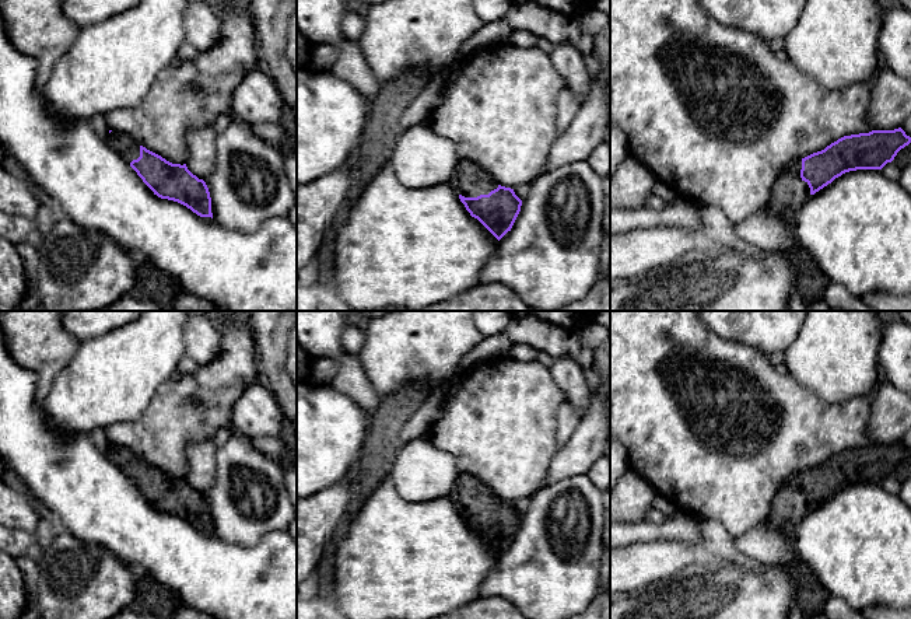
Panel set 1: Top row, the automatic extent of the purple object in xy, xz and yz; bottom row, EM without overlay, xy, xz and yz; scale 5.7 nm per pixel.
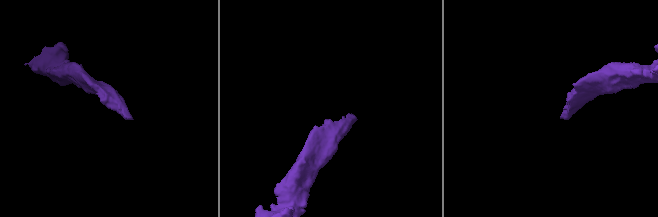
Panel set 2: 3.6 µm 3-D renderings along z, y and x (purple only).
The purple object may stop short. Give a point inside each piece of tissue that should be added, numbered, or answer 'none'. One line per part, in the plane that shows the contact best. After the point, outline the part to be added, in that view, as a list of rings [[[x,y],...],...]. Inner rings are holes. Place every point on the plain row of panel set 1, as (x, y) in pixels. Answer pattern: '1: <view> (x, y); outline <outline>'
1: xz (469, 493); outline [[[460,473],[458,476],[449,499],[458,508],[465,511],[488,508],[491,504],[498,501],[498,497],[488,486],[469,473]]]

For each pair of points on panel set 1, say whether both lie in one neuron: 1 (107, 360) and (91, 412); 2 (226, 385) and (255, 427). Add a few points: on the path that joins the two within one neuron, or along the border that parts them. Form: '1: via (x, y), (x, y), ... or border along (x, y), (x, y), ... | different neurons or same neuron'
1: via (107, 373), (107, 380), (91, 395), (91, 399) | same neuron
2: border along (258, 380), (234, 405), (230, 427) | different neurons

